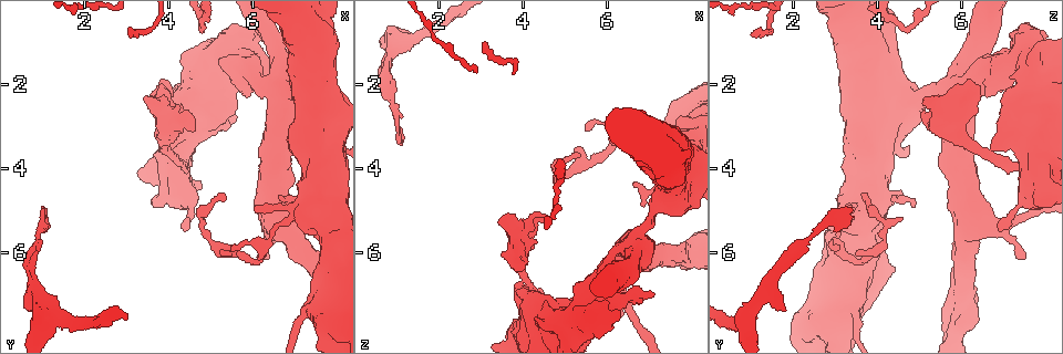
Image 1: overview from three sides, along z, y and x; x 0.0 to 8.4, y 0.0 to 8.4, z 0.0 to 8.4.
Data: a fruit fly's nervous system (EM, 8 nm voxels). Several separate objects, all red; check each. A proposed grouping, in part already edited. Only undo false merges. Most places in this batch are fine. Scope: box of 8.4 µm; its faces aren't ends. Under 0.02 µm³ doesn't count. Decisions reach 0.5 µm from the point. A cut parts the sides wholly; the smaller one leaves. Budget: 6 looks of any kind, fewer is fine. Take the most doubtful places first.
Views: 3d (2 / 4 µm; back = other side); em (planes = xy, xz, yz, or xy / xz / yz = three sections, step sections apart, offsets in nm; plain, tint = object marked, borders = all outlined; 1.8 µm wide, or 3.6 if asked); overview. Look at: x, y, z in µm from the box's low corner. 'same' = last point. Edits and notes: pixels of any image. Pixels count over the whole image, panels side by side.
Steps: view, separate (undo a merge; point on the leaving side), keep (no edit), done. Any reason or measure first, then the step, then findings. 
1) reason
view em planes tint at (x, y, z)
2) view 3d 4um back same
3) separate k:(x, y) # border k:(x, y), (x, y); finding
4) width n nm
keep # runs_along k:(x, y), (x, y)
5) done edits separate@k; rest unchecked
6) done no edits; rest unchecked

calibre changes
view em planes tint at (6.80, 2.10, 5.60)

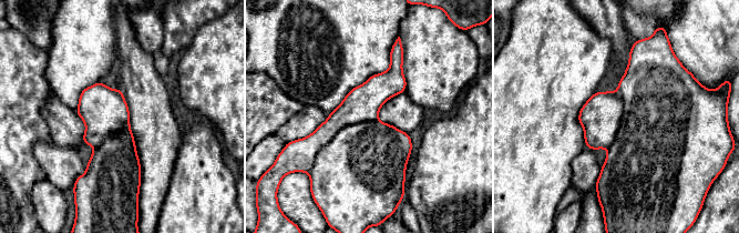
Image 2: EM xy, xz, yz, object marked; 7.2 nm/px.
separate 2:(359, 158) # border 2:(377, 119), (344, 127), (311, 168); a second cell is stuck on

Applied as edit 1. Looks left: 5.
view overview

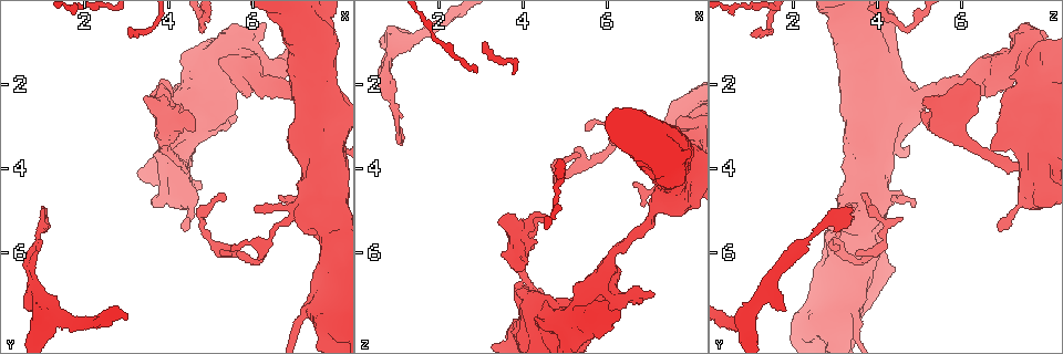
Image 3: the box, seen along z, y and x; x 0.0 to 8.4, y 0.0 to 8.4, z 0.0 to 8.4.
view em 3.6um xz step 16 tint at (5.35, 1.35, 7.45)

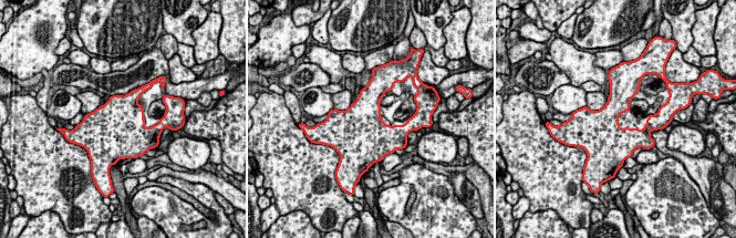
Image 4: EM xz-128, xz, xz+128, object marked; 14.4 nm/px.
view em 3.6um planes tint same

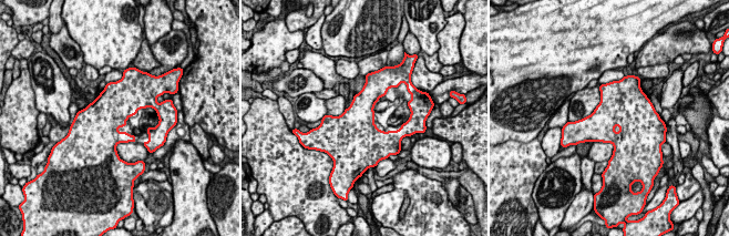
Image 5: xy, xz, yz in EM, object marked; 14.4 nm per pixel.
keep # one cell here

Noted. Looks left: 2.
thick turns thin
view 3d 2um back at (4.95, 5.60, 4.15)

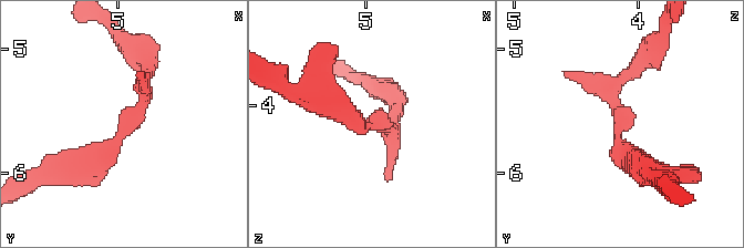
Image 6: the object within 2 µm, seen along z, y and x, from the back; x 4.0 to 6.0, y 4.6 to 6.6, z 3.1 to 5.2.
view em planes tint at (4.96, 5.66, 4.14)

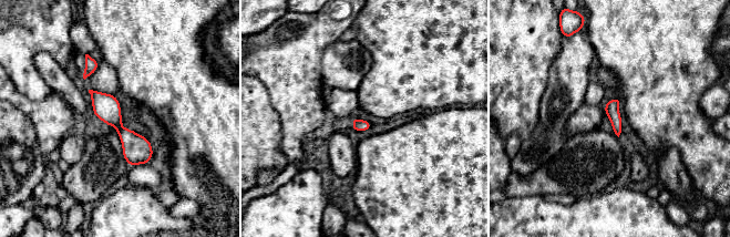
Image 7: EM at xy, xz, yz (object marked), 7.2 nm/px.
keep # runs_along 7:(93, 93), (144, 161); all the same cell

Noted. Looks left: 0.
done edits separate@2; rest unchecked

